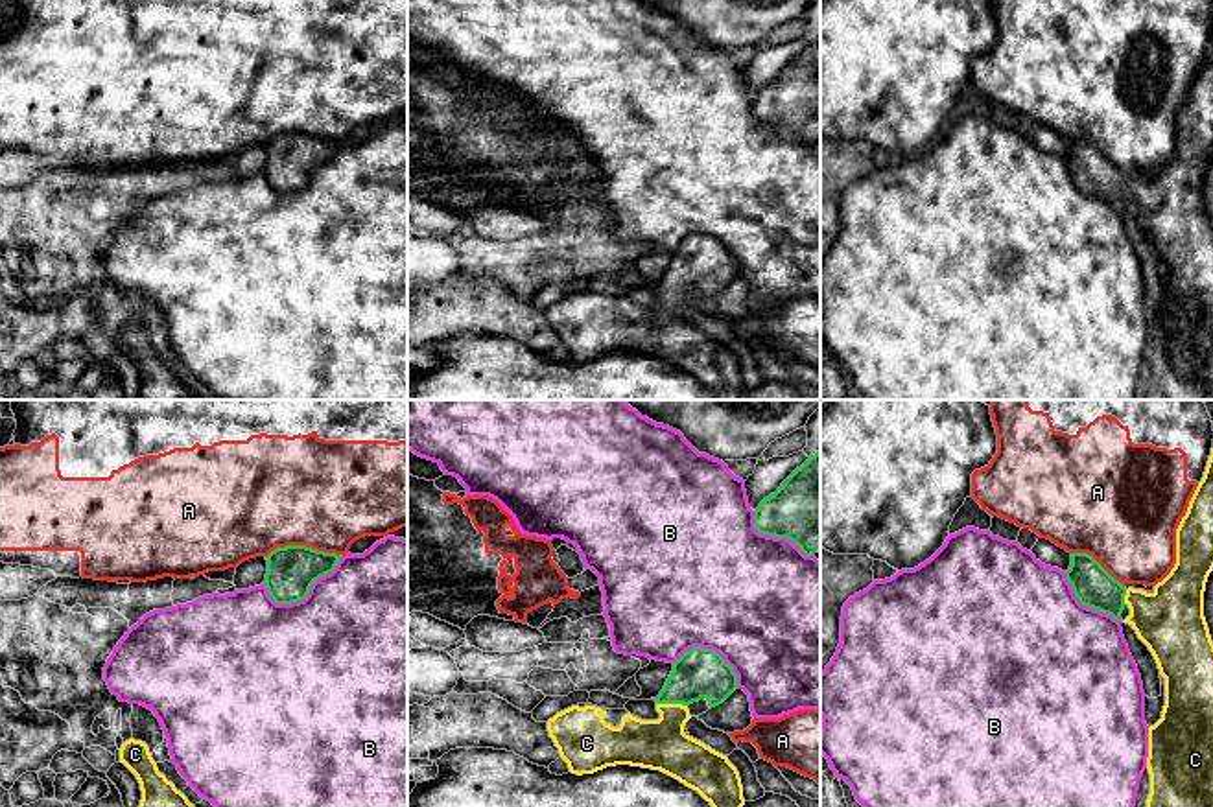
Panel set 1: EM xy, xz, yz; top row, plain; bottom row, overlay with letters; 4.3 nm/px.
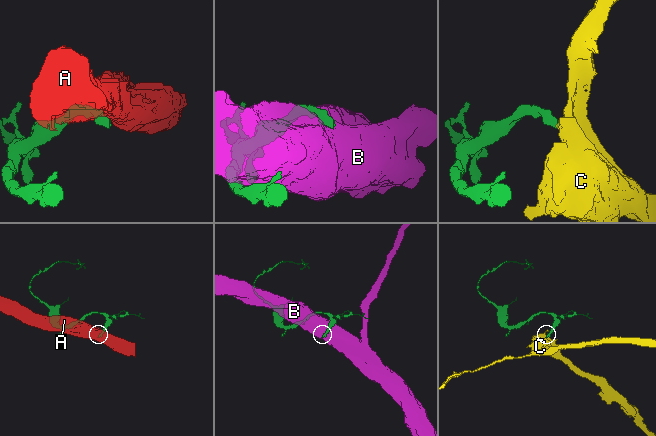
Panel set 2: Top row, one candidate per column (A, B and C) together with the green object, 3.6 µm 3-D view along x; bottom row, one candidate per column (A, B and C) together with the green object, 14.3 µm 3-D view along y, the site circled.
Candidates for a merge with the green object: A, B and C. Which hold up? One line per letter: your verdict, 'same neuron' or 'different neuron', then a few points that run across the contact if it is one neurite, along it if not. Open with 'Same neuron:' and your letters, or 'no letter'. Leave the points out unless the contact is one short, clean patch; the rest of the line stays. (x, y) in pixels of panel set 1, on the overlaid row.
Same neuron: C
A: different neuron
B: different neuron
C: same neuron; line xz (699, 673), (671, 702), (671, 725), (660, 745)

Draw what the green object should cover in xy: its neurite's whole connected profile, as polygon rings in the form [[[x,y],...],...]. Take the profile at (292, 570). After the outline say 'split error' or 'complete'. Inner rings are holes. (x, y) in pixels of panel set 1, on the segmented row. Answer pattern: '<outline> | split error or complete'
[[[286,545],[271,551],[267,560],[265,588],[277,604],[304,601],[321,577],[332,573],[343,555],[317,551],[306,545]]] | complete

